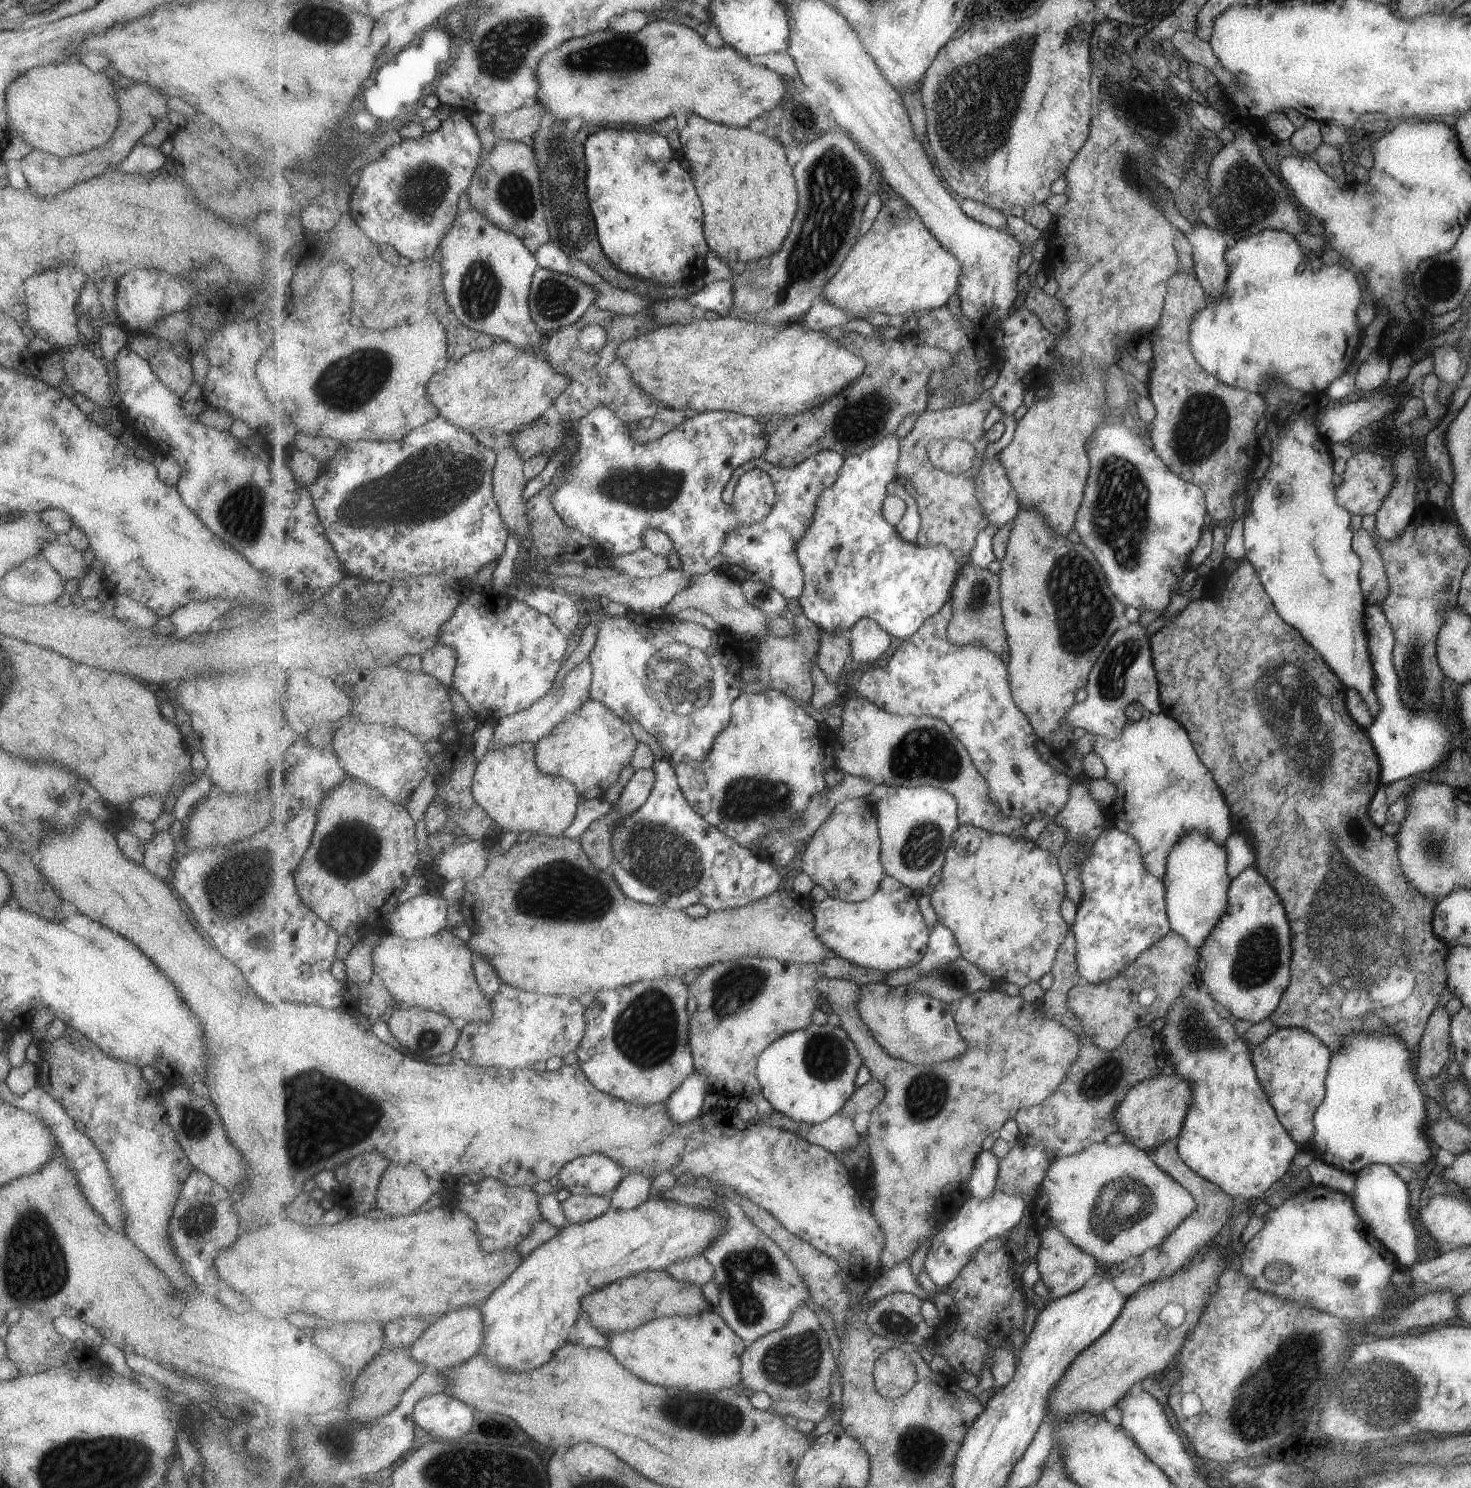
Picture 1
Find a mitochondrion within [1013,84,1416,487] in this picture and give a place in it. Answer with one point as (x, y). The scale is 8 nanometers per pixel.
(1204, 423)

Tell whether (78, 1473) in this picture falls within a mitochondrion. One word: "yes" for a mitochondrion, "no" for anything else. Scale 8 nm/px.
yes

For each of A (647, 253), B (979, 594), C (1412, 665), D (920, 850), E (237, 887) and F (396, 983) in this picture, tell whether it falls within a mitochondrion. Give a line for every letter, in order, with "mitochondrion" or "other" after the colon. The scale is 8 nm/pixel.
A: other
B: mitochondrion
C: mitochondrion
D: mitochondrion
E: mitochondrion
F: other

